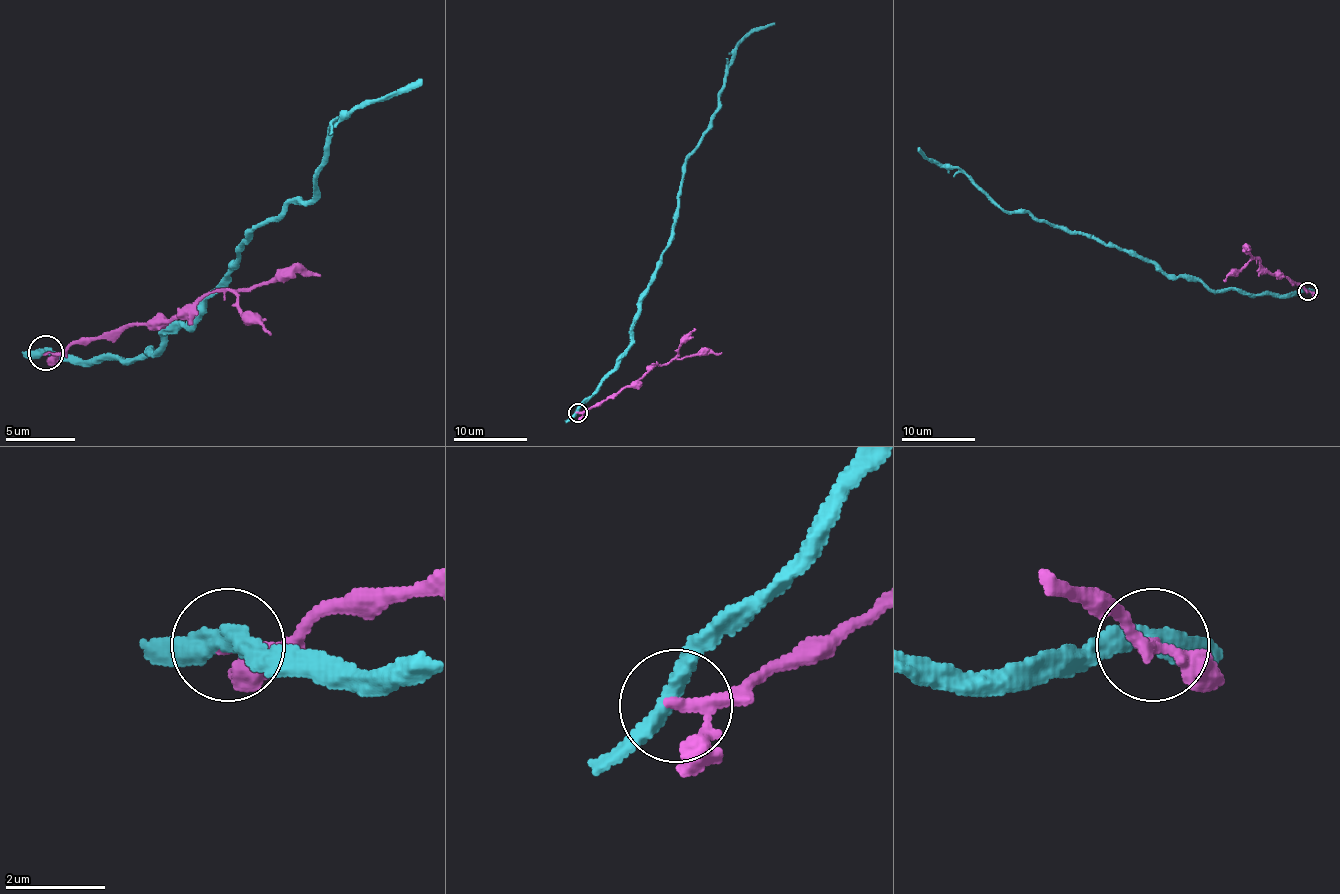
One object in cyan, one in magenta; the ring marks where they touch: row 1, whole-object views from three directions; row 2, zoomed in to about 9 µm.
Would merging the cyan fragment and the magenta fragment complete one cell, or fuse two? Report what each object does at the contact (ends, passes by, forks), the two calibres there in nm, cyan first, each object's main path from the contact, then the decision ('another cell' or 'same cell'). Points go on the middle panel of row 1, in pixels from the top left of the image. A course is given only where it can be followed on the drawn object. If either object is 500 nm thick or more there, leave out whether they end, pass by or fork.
cyan passes by; magenta passes by; 360 nm thick on the cyan side, 180 nm on the other; cyan runs (578, 412), (629, 344), (633, 317), (670, 240), (686, 158), (713, 112), (732, 51), (754, 31), (774, 24); magenta runs (578, 412), (587, 412), (615, 397), (657, 364), (708, 352), (721, 352); another cell

